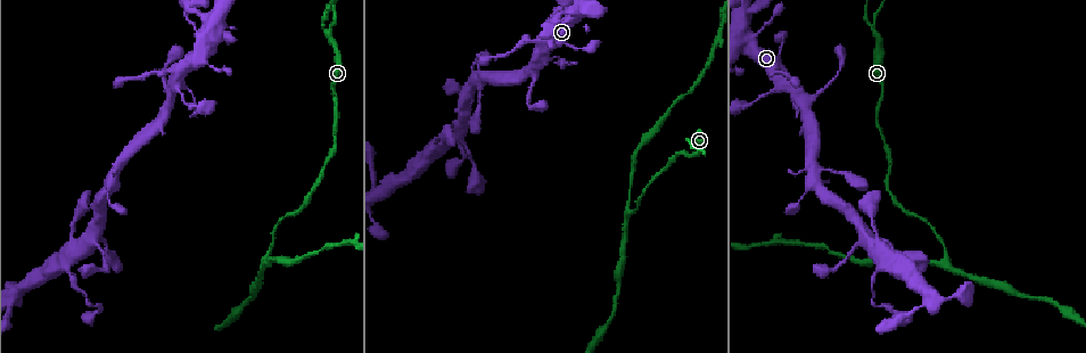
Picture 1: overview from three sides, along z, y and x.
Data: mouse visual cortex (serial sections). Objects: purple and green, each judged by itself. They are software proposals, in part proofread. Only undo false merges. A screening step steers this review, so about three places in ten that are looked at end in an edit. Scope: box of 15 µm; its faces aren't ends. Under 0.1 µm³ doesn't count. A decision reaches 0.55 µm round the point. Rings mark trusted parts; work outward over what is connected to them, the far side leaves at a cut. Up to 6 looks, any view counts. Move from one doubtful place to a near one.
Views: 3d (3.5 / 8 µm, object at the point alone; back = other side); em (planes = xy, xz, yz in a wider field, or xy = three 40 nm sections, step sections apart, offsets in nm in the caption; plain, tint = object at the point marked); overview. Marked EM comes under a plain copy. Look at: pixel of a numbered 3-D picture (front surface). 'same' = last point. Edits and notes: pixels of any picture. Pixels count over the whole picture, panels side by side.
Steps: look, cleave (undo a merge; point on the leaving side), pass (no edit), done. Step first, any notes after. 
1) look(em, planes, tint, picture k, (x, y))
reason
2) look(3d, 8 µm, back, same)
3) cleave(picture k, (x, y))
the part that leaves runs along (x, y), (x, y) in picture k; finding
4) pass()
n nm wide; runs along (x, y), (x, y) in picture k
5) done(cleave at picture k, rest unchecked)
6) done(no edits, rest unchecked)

look(3d, 3.5 µm, picture 1, (876, 35))
thick turns thin

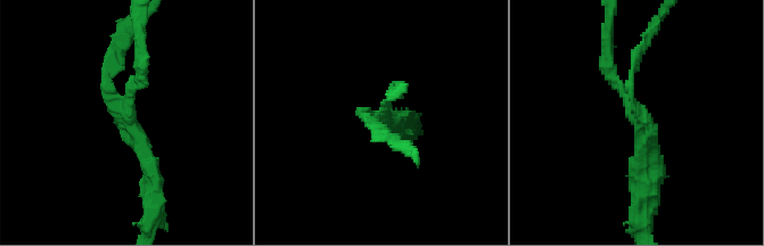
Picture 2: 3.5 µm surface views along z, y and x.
look(em, xy, step 1, tint, picture 2, (635, 113))
3 arms; arms of 150, 200, 250 nm

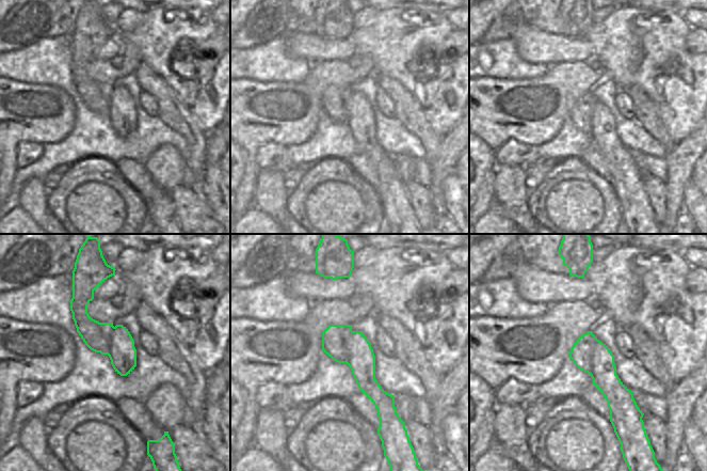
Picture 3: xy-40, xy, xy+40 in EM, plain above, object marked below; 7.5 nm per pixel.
cleave(picture 2, (118, 54))
the part that leaves runs along (121, 100), (107, 72), (129, 26) in picture 2; two cells meet here

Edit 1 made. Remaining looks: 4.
look(3d, 3.5 µm, picture 1, (945, 258))
three arms meet

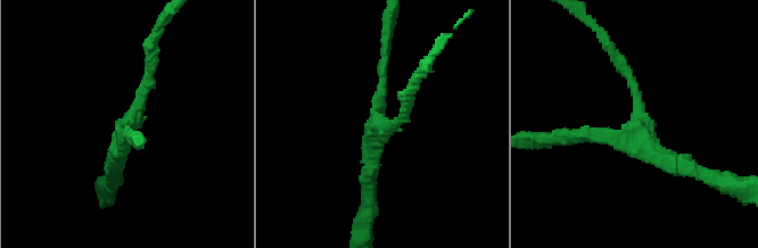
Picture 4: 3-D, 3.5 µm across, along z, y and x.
look(em, xy, step 5, tint, picture 4, (123, 130))
3 arms; arms of 150, 200, 200 nm; need the tissue

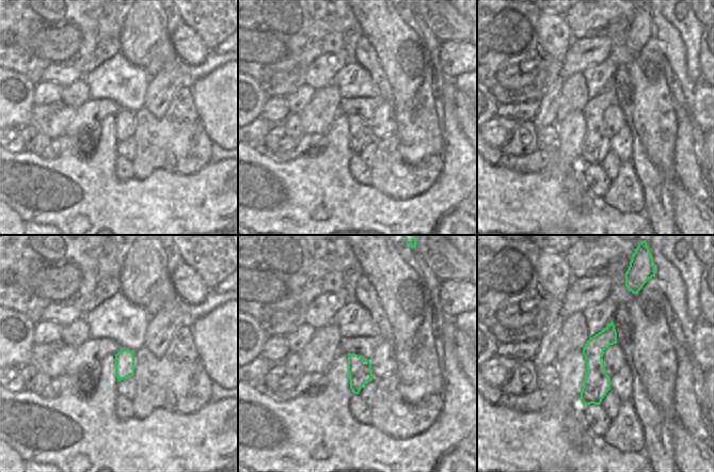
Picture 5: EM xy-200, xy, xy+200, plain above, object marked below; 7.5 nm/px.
look(em, xy, step 2, tint, same)

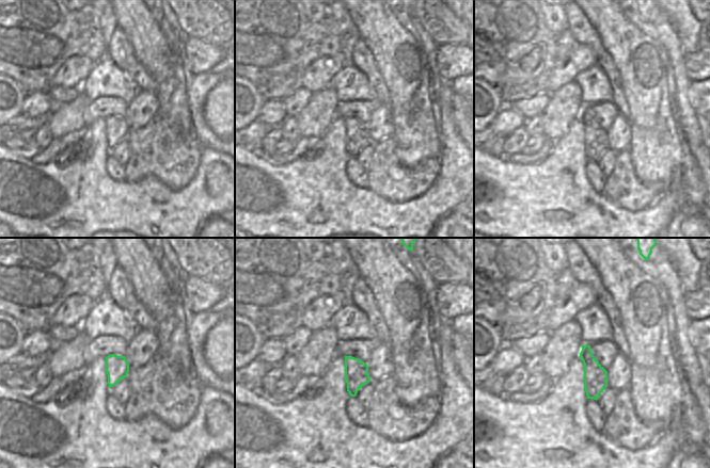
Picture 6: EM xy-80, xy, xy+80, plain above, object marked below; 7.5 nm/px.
pass()
all the same cell

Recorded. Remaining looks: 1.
done(cleave at picture 2, rest unchecked)

